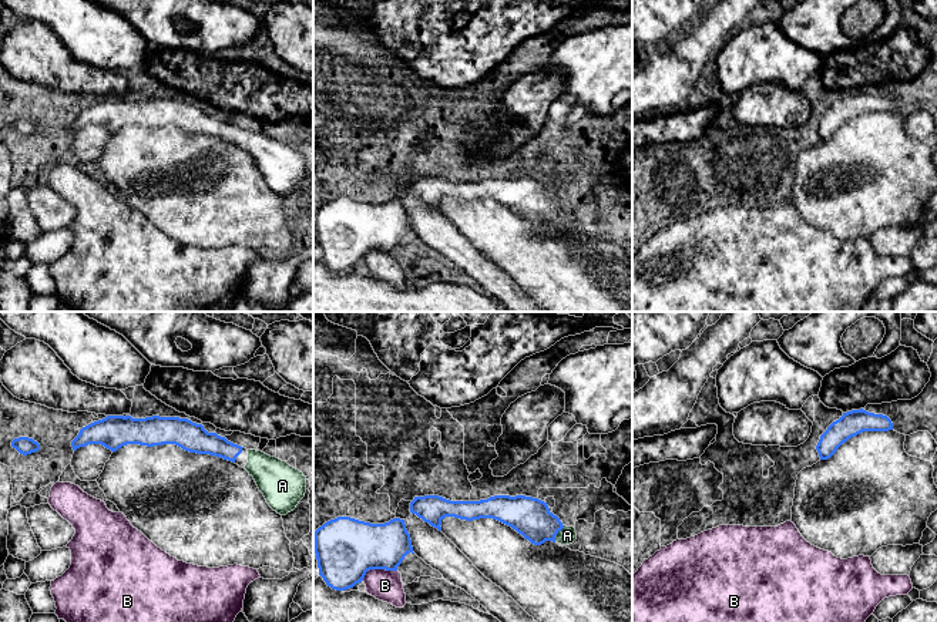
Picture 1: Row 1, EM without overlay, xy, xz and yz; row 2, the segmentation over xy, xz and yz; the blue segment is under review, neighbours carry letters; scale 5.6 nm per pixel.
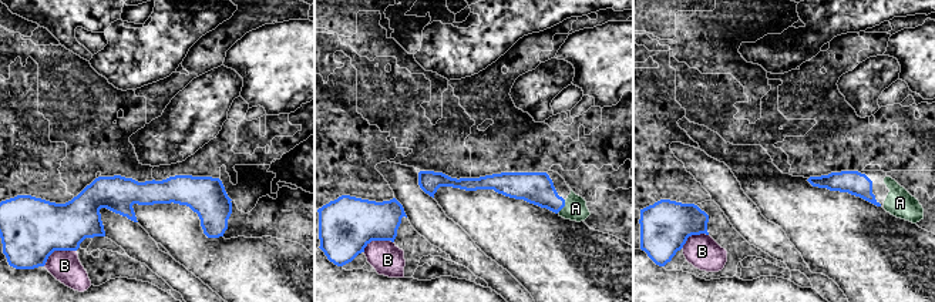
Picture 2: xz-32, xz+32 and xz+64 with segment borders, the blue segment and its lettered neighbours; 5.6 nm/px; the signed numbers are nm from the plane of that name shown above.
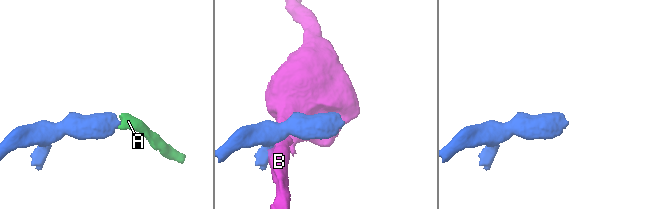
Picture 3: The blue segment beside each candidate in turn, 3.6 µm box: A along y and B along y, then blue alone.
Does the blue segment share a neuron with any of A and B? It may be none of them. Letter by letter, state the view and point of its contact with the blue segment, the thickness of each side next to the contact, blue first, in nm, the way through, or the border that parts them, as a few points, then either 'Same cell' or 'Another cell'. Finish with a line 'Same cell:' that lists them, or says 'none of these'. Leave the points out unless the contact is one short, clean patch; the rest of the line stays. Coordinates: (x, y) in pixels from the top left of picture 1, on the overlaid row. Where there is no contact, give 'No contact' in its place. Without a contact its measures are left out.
A: Touches blue at xz (557, 533). Thickness 220 nm (blue) against 100 nm. Path across: xz (530, 517), (538, 525), (557, 533), (567, 535). Same cell
B: Touches blue at xz (378, 568). Thickness 340 nm (blue) against 180 nm. Boundary: xz (396, 570), (369, 570), (362, 580). Another cell
Same cell: A

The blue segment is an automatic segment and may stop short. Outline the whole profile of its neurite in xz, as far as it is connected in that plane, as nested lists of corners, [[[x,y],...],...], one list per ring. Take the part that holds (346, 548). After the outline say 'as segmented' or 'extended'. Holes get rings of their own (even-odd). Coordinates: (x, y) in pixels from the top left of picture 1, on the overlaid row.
[[[337,517],[316,531],[315,554],[319,575],[336,591],[353,588],[370,569],[397,571],[407,554],[414,554],[404,520],[370,524]]]; as segmented

